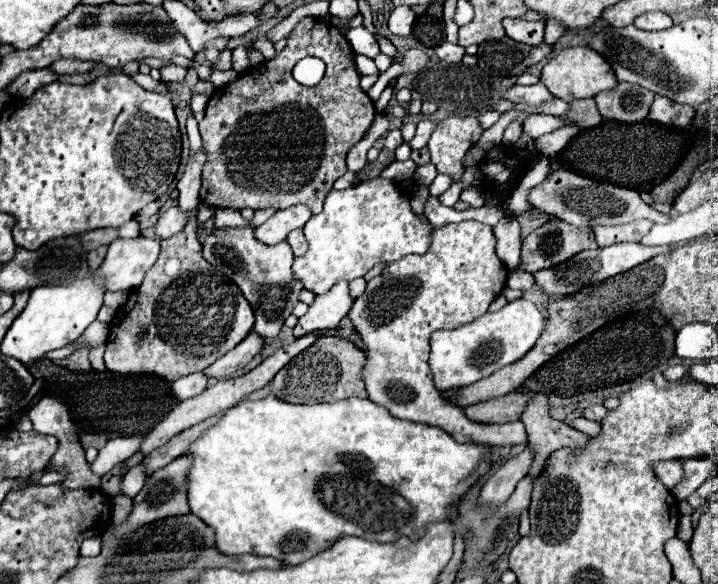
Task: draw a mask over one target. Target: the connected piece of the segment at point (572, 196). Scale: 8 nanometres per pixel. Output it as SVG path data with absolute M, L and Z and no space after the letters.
M554 170L542 184L534 186L526 200L538 208L540 212L552 214L572 226L598 226L598 224L622 224L638 218L648 218L652 222L666 222L668 216L656 212L654 208L646 206L636 190L622 188L606 182L596 182L586 176L578 176L570 170Z

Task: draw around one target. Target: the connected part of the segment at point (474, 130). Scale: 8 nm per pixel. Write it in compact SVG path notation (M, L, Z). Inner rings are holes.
M452 116L452 118L440 120L428 140L432 164L438 168L438 172L452 172L454 182L460 180L464 172L462 158L472 148L472 144L478 142L482 132L484 130L478 118L474 116L468 116L468 118Z

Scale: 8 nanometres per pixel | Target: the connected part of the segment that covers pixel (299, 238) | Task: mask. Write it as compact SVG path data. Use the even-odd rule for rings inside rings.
M298 228L298 230L292 230L286 240L288 240L288 244L292 246L294 256L302 256L302 254L308 250L308 240L306 240L306 236L304 236L304 232L302 232L300 228Z

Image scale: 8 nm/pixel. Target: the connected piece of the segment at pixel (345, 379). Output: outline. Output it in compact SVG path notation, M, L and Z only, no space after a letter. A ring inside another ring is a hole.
M322 336L318 338L310 348L306 348L300 356L292 358L288 362L288 368L282 368L272 384L264 386L262 390L254 392L248 398L264 398L268 394L274 394L286 402L294 404L312 404L312 402L334 402L350 396L366 398L364 382L362 382L362 366L366 362L366 356L360 348L350 344L348 340L336 338L336 336Z

